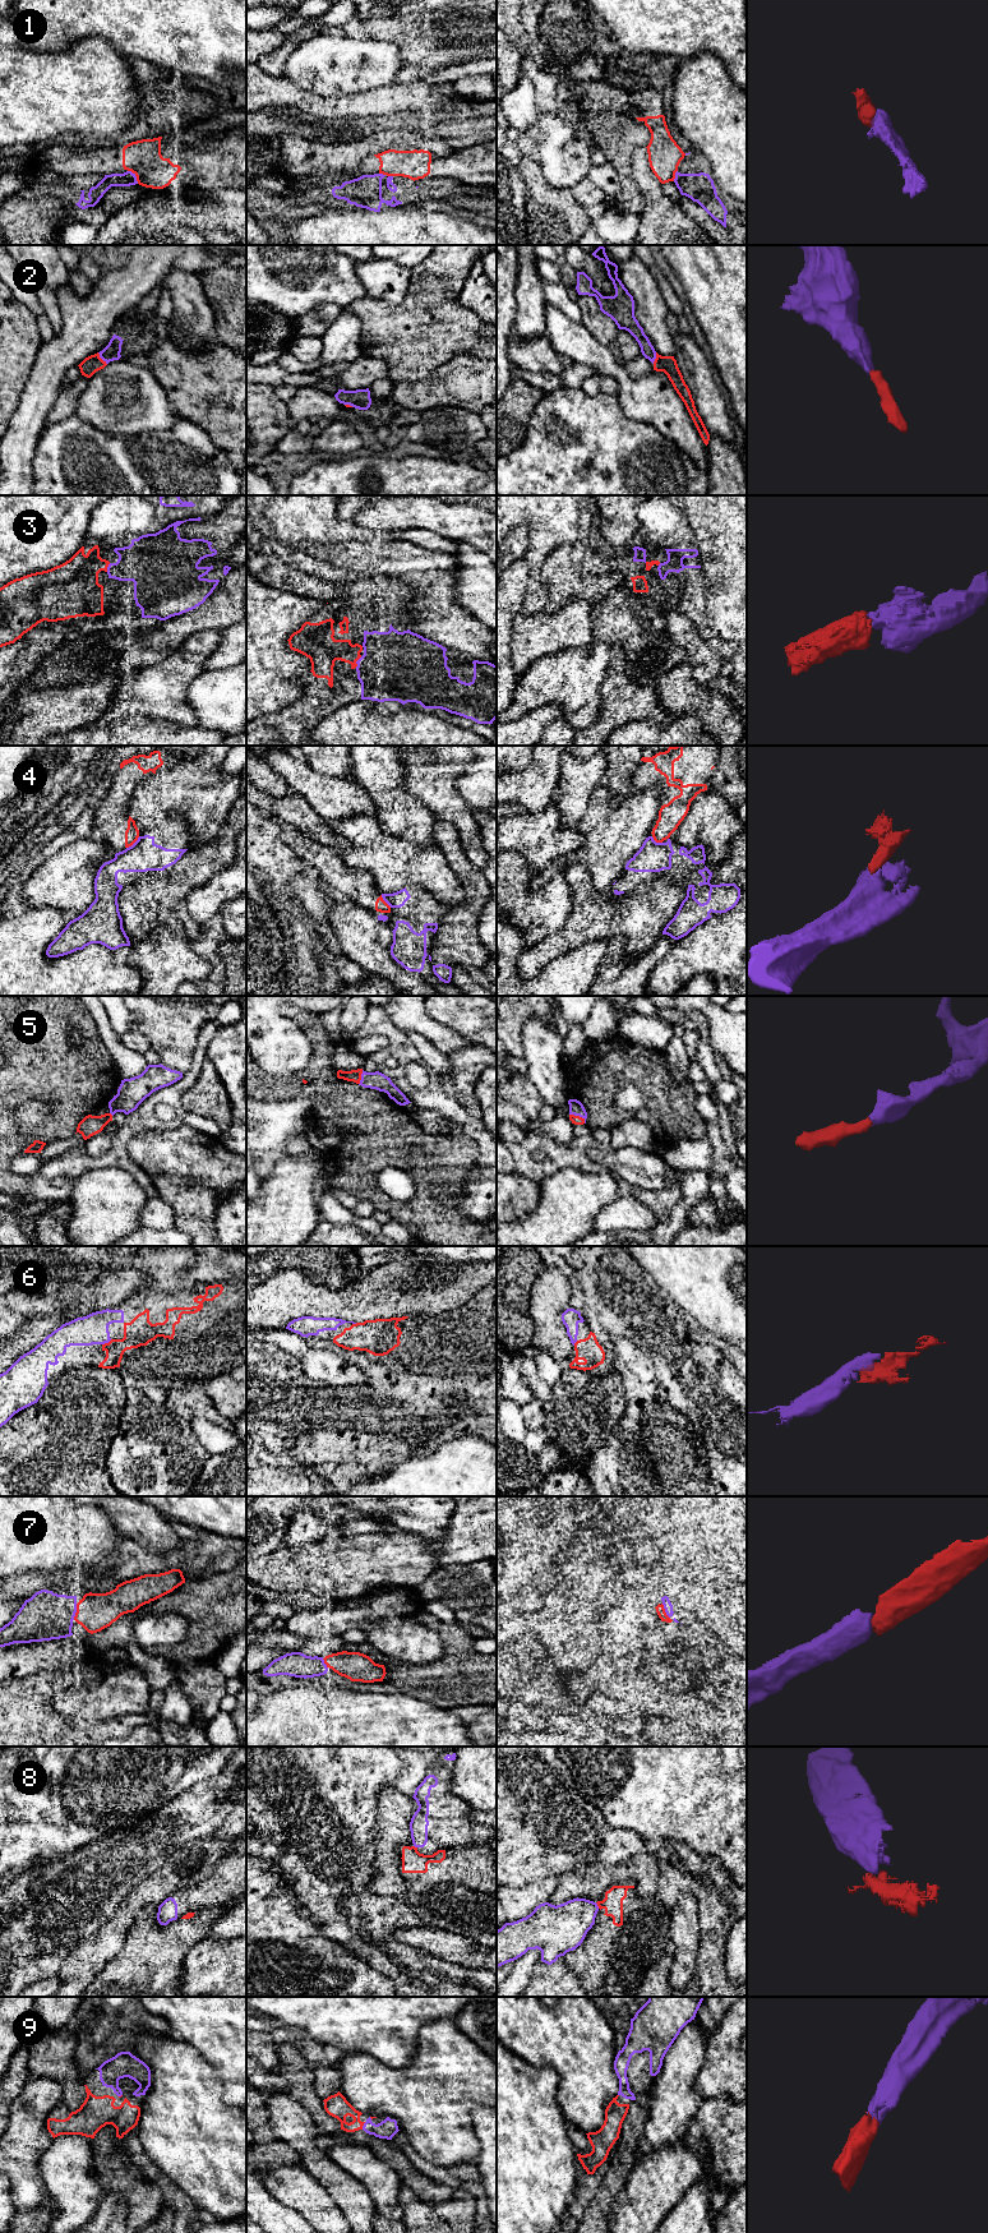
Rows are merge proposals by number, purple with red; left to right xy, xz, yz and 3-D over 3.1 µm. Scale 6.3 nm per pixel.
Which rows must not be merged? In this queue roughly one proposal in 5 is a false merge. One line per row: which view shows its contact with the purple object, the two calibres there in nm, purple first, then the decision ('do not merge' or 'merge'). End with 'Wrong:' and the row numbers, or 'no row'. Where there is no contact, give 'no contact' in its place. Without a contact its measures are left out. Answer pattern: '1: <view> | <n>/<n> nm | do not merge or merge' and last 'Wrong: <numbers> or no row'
1: xy | 90/220 nm | do not merge
2: xy | 100/110 nm | merge
3: xz | 440/200 nm | merge
4: xy | 200/90 nm | do not merge
5: yz | 90/60 nm | merge
6: xy | 190/180 nm | merge
7: xy | 300/240 nm | merge
8: yz | 280/130 nm | do not merge
9: xz | 120/140 nm | merge
Wrong: 1, 4, 8

